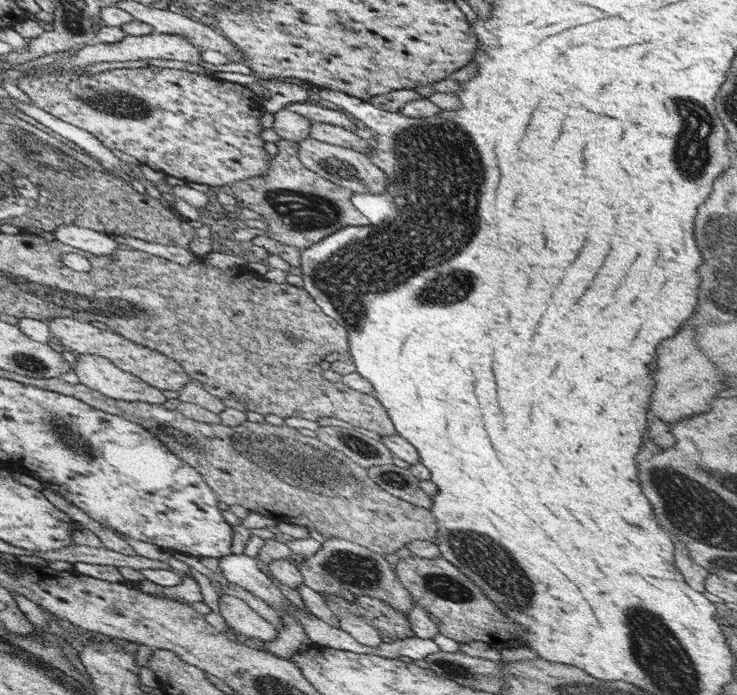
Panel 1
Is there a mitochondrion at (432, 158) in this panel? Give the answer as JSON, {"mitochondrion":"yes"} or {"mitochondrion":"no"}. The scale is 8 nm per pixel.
{"mitochondrion":"yes"}

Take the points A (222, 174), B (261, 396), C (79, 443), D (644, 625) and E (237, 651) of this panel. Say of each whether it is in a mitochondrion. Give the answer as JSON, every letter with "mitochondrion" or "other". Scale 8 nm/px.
{"A":"other","B":"other","C":"mitochondrion","D":"mitochondrion","E":"other"}

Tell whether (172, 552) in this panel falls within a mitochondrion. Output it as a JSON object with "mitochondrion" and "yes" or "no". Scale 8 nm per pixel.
{"mitochondrion":"no"}

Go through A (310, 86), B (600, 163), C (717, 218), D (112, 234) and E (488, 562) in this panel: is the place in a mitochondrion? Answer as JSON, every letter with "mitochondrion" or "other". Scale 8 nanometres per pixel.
{"A":"other","B":"other","C":"mitochondrion","D":"other","E":"mitochondrion"}

